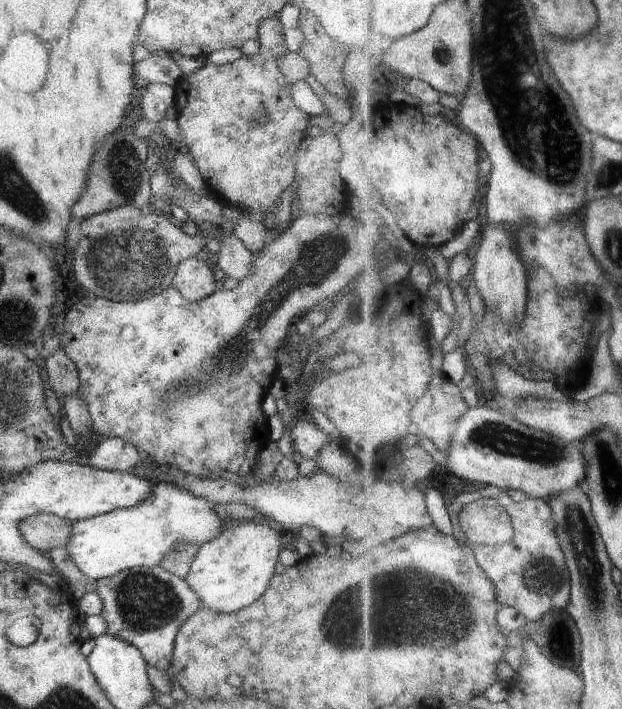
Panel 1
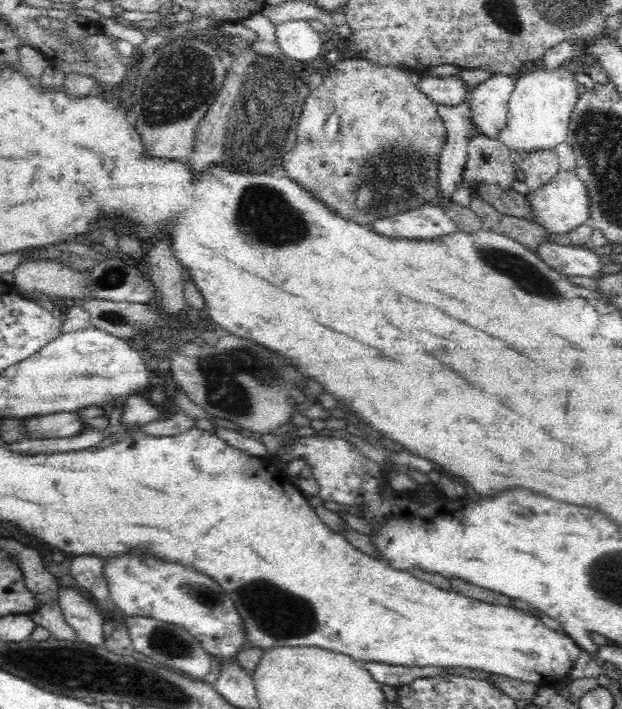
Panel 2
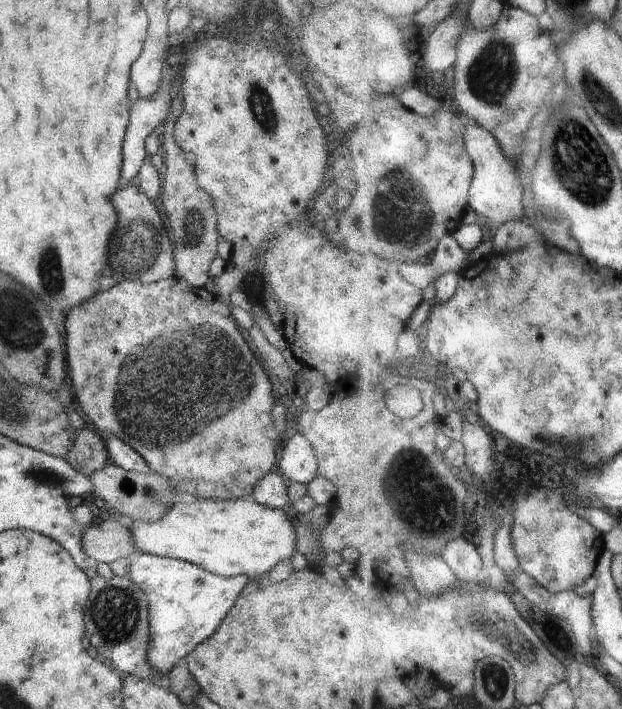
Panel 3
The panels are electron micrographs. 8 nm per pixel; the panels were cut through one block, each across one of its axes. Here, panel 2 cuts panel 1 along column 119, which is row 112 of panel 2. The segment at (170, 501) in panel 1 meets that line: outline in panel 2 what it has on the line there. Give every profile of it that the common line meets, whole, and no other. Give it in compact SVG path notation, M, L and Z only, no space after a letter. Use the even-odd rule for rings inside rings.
M533 64L516 76L515 87L509 100L506 126L496 140L510 150L526 154L530 151L554 149L567 139L572 110L580 98L581 86L574 78L572 64L555 69L544 69Z

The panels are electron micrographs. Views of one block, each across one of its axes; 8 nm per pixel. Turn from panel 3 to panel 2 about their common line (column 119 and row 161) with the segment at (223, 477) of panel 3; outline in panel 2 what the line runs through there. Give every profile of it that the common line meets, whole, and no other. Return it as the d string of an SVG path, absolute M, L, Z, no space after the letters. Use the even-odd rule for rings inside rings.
M350 58L341 59L332 64L330 74L323 76L322 84L314 86L302 107L301 115L297 124L297 141L294 148L284 156L284 168L291 180L300 184L307 192L310 192L322 200L329 208L334 208L340 216L346 216L346 220L354 220L358 224L370 224L376 219L392 218L400 212L414 210L420 204L428 204L439 193L438 163L442 147L446 144L445 124L437 113L437 104L434 104L420 89L411 76L402 69L374 64L366 59Z

